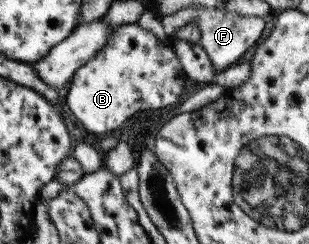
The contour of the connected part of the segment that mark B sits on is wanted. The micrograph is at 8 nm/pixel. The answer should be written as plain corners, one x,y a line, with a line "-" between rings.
137,23
116,25
112,28
106,43
90,58
86,64
79,66
70,79
70,86
65,96
65,104
84,129
95,134
103,134
120,128
140,110
157,110
177,104
179,95
187,77
180,68
170,38
160,42
151,32
139,27

